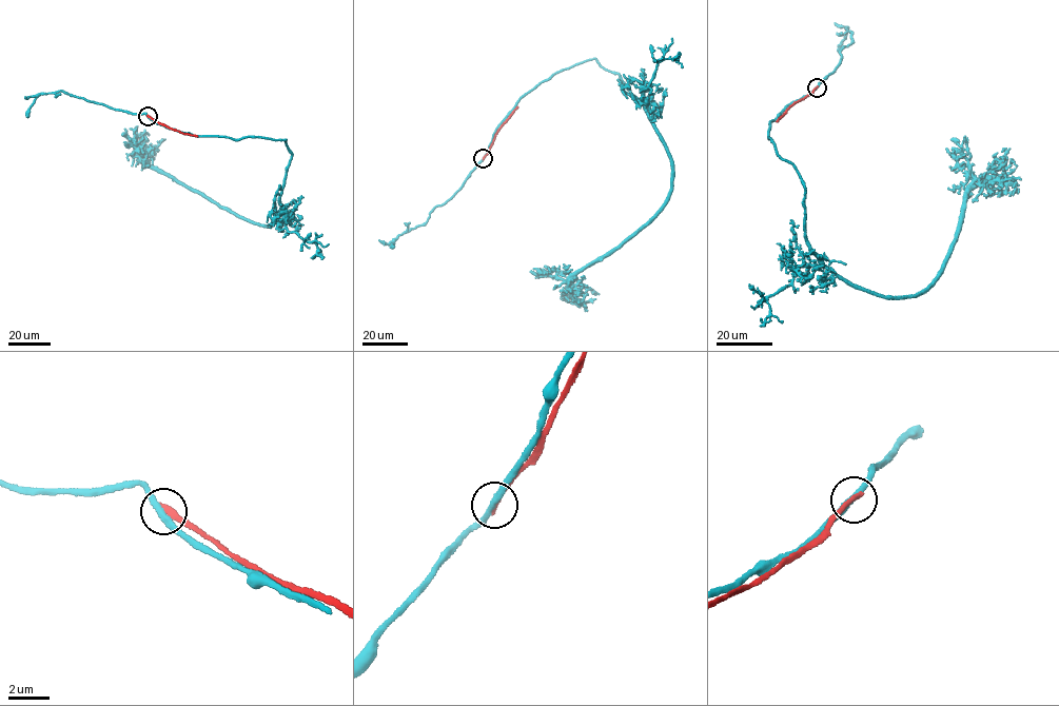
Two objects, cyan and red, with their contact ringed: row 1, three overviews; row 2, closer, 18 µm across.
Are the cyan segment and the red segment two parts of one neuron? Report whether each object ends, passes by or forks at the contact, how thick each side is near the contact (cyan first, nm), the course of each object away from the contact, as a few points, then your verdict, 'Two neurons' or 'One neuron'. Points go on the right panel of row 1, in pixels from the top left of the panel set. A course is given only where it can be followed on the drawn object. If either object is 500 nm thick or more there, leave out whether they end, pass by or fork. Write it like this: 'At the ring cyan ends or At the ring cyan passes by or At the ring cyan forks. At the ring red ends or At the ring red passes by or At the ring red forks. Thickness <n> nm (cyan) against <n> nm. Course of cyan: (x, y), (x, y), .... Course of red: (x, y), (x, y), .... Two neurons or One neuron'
At the ring cyan passes by. At the ring red ends. Thickness 280 nm (cyan) against 300 nm. Course of cyan: (817, 87), (785, 105), (768, 138), (805, 188), (809, 249), (854, 285), (925, 292), (973, 188), (1016, 167). Course of red: (817, 87), (787, 109), (777, 121). Two neurons

